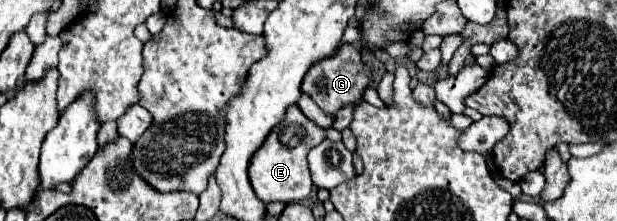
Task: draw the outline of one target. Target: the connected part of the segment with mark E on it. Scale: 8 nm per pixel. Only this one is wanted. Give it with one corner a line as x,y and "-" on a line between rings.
292,105
286,111
284,121
272,129
272,133
266,137
266,143
254,153
250,161
248,175
258,199
262,199
264,203
278,201
284,205
308,199
312,191
312,179
310,179
306,155
312,147
320,145
324,139
326,139
324,129
314,125
310,119
304,117
304,113
298,107

